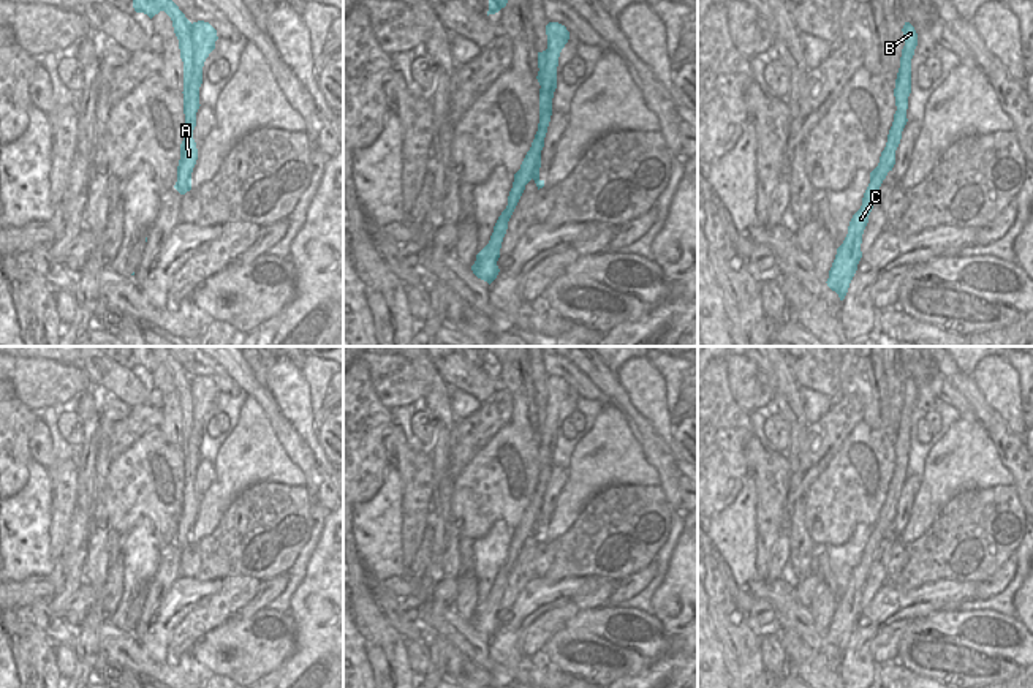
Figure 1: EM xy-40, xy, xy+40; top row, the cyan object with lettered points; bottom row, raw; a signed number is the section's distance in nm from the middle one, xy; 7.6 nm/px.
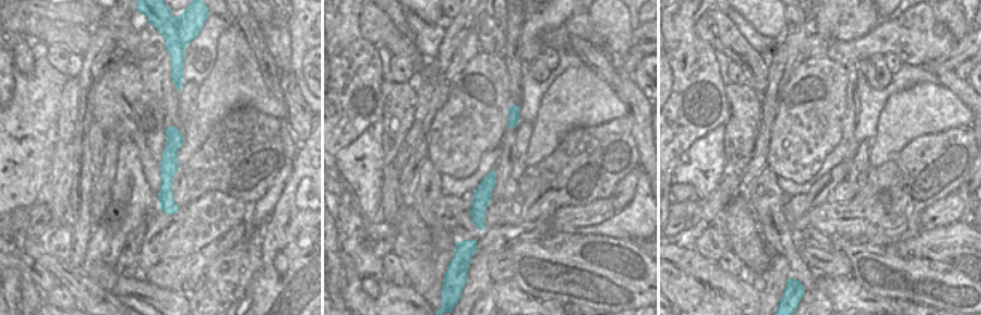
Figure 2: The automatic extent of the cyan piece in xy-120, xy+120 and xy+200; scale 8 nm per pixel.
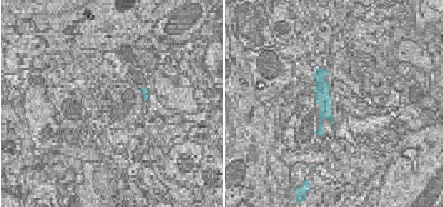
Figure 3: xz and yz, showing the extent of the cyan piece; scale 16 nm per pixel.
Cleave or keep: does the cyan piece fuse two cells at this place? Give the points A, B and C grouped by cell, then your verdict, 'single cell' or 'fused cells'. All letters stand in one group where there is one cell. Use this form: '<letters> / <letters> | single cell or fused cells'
A / B C | fused cells

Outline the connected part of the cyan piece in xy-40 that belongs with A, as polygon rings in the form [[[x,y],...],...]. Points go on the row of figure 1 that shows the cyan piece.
[[[133,0],[136,13],[144,13],[150,19],[165,11],[174,27],[174,33],[179,40],[180,59],[184,62],[184,141],[180,144],[180,160],[177,166],[177,182],[174,188],[185,195],[191,190],[191,172],[198,160],[198,149],[193,139],[193,130],[196,127],[196,112],[199,109],[199,90],[198,84],[191,81],[193,74],[193,40],[191,22],[179,9],[172,0]]]

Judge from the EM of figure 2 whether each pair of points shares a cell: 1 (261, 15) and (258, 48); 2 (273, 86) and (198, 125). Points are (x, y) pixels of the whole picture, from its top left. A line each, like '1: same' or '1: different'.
1: different
2: different

